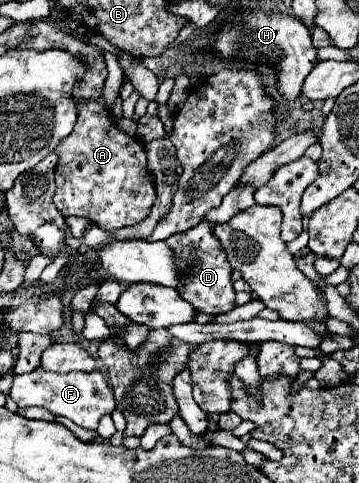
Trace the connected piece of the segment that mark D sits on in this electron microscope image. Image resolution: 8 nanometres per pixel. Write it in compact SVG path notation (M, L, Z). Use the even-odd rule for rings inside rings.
M199 222L197 226L173 234L165 240L165 244L173 252L173 260L177 264L177 274L181 274L181 286L177 286L177 292L183 300L187 300L197 312L207 314L221 314L231 312L235 308L235 290L231 280L231 266L227 262L225 250L221 248L219 240L211 234L209 222Z

